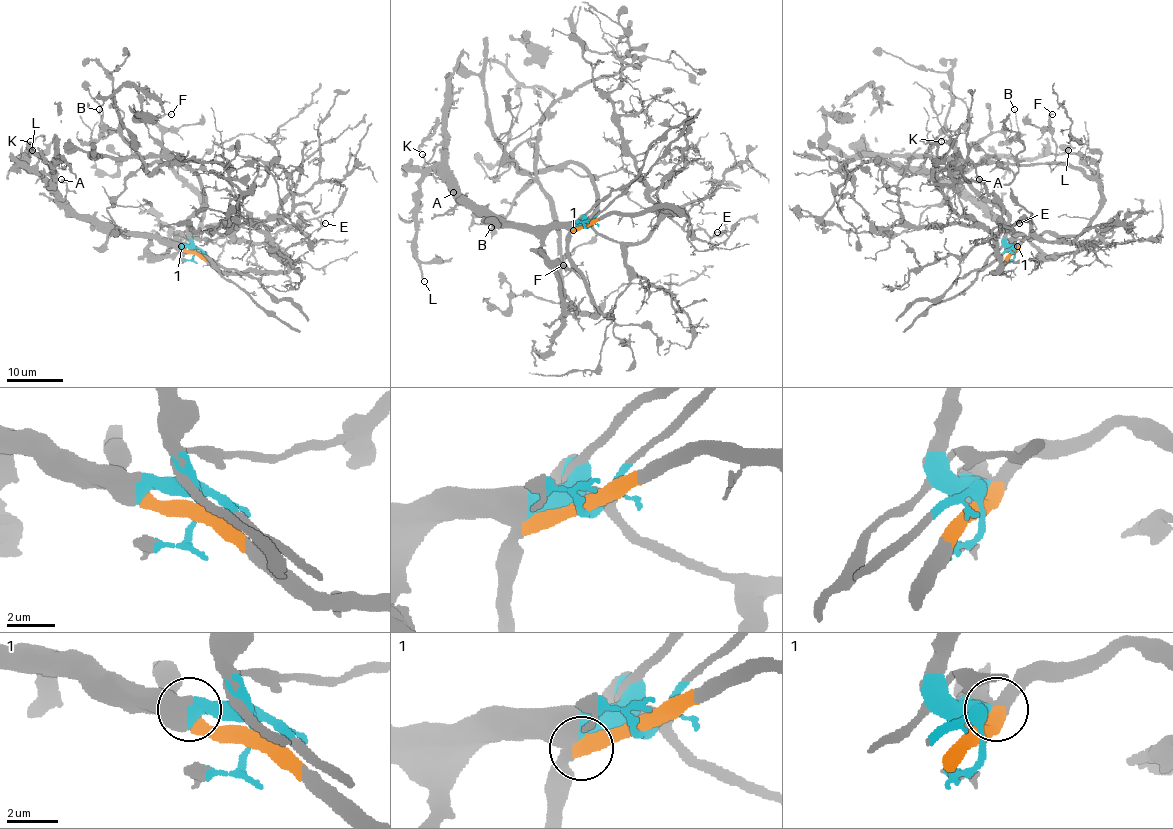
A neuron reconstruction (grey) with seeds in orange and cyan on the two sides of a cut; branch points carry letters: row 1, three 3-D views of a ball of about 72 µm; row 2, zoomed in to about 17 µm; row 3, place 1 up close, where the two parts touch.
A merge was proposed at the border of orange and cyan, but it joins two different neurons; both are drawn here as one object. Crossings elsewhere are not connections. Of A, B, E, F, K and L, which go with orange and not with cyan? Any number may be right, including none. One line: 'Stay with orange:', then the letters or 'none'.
Stay with orange: B, E, F

